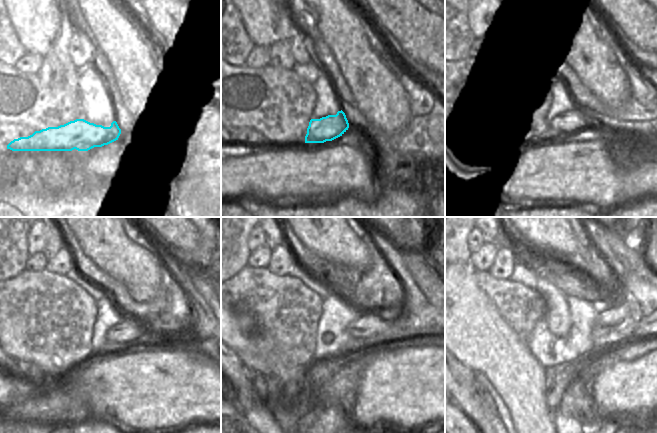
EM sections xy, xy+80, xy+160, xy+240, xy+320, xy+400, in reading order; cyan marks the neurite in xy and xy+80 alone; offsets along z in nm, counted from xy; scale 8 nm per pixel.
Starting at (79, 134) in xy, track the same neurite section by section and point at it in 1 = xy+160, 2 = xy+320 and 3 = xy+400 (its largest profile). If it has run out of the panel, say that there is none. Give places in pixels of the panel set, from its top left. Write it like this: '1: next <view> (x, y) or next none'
1: next xy+160 (567, 118)
2: next xy+320 (382, 324)
3: next xy+400 (615, 324)

